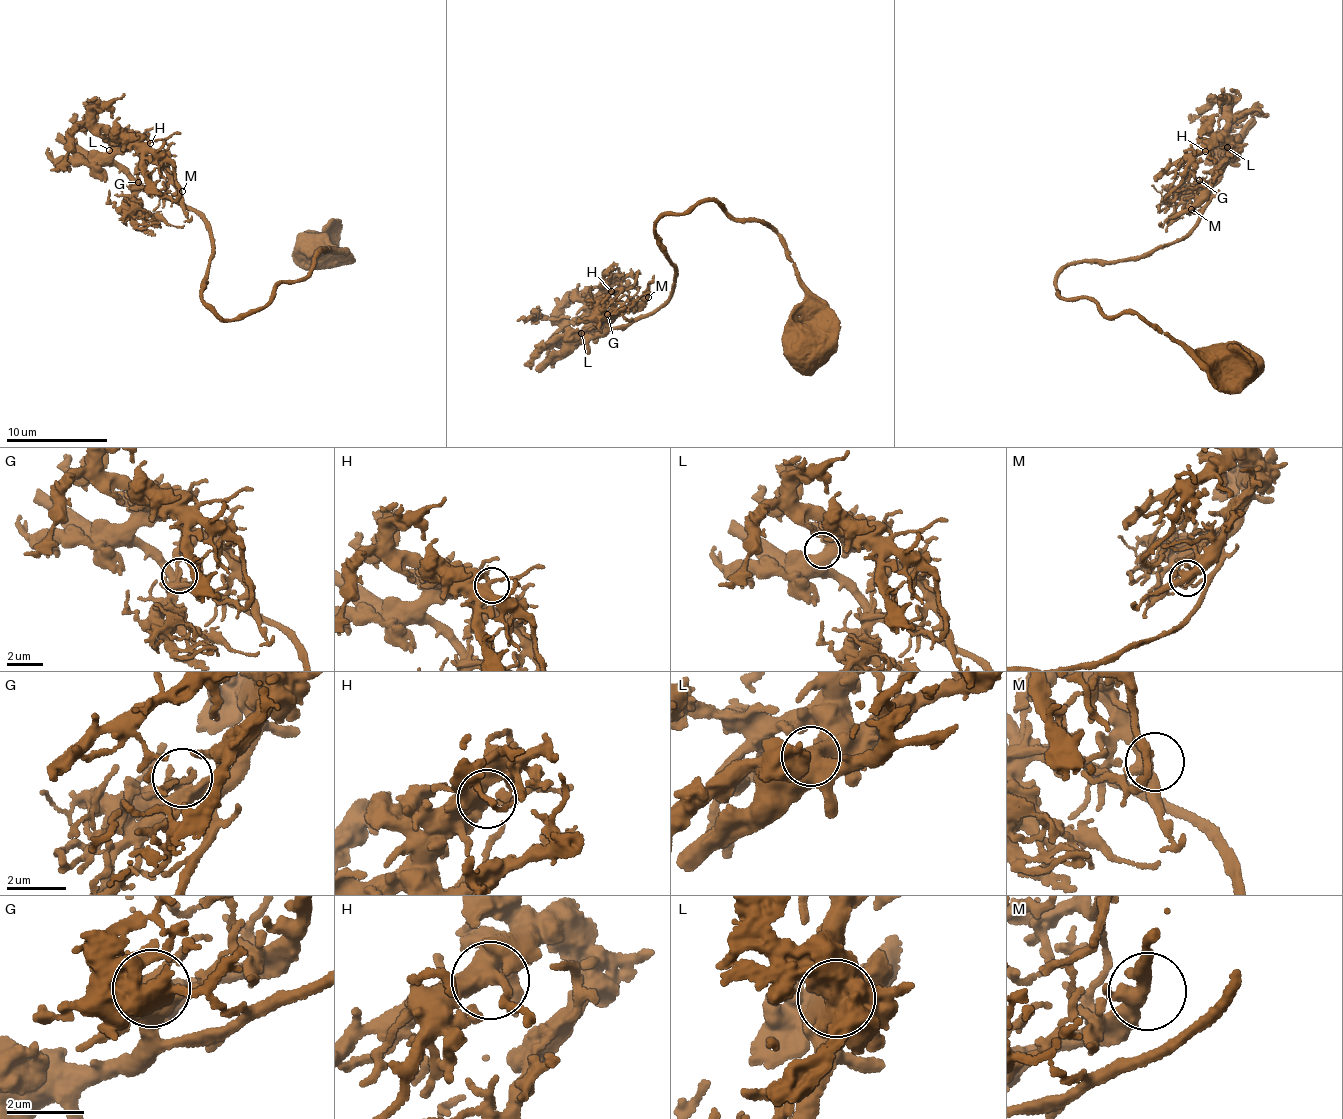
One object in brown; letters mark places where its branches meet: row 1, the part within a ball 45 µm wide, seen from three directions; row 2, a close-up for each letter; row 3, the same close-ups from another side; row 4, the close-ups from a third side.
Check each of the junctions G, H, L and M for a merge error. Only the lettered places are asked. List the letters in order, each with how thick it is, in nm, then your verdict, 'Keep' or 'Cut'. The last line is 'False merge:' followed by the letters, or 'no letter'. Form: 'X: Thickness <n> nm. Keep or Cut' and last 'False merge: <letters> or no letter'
G: Thickness 200 nm. Keep
H: Thickness 400 nm. Keep
L: Thickness 500 nm. Keep
M: Thickness 340 nm. Keep
False merge: no letter

